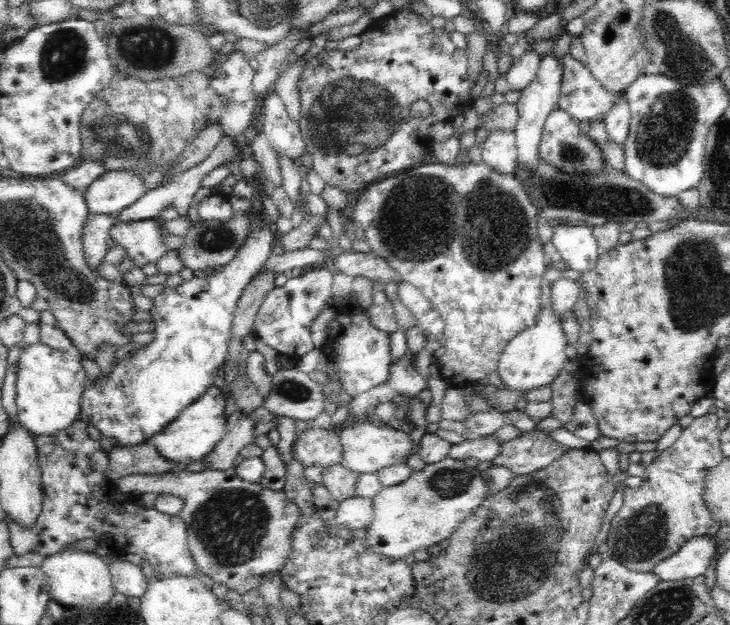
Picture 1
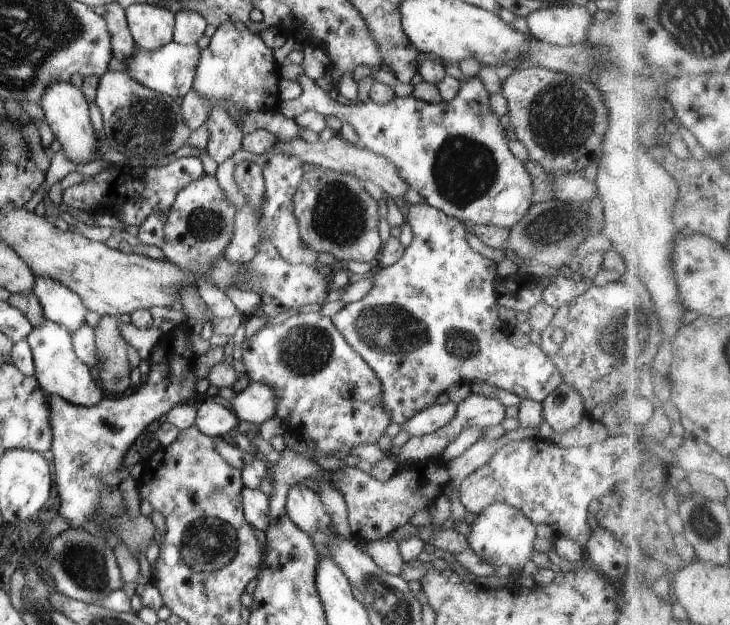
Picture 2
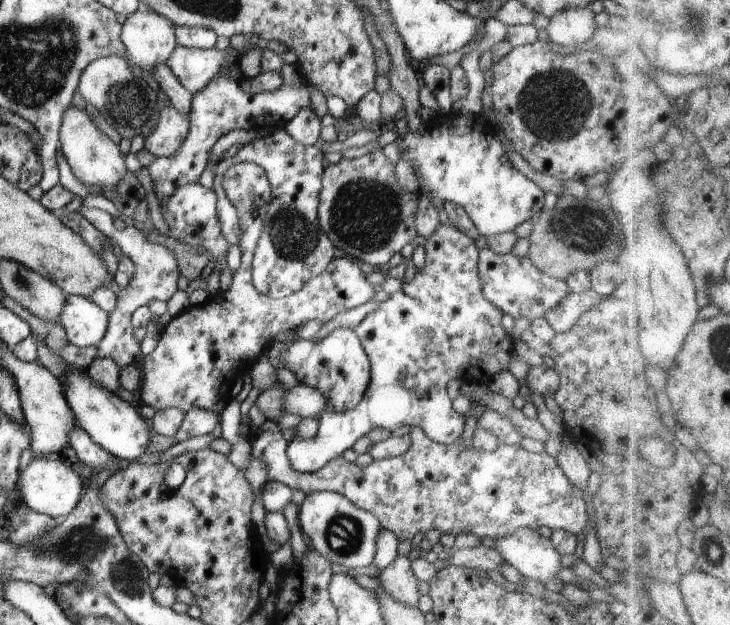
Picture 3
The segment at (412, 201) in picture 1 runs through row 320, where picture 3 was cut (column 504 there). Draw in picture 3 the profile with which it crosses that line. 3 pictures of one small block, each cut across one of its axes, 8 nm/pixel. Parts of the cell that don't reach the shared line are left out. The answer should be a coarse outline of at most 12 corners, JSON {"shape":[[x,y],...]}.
{"shape":[[267,419],[269,480],[332,491],[399,541],[577,535],[586,498],[545,451],[434,442],[299,473]]}

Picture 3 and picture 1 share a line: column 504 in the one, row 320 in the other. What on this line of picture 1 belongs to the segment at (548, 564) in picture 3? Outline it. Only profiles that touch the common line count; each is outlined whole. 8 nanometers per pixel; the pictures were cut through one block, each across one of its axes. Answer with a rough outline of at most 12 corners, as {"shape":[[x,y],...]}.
{"shape":[[541,308],[506,345],[504,388],[534,390],[563,370],[562,321]]}

